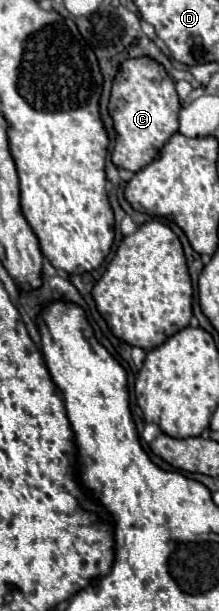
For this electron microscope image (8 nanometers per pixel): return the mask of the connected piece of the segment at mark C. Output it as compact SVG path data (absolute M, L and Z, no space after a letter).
M151 57L125 61L113 81L109 101L109 113L117 131L115 149L111 153L113 163L129 171L139 171L149 161L153 161L159 149L167 143L167 139L177 133L179 109L181 103L175 91L175 81L169 77L161 63Z

